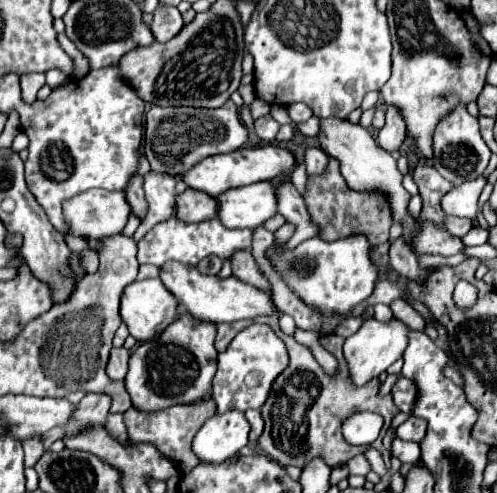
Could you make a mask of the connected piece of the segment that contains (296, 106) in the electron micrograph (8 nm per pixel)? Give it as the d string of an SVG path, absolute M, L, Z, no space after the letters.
M291 103L287 107L287 113L293 119L293 123L297 123L297 125L299 123L305 123L309 117L313 117L313 111L305 103Z

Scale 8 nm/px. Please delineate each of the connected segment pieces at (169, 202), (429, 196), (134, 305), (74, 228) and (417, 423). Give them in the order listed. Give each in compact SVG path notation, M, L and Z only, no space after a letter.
M147 173L145 175L145 197L149 203L149 217L141 221L141 225L133 234L135 242L141 241L149 229L157 223L163 223L177 215L177 191L175 191L175 177L161 175L161 173Z
M417 163L417 167L413 169L413 181L419 187L419 195L423 199L423 211L419 215L419 219L425 221L435 221L439 227L443 227L443 219L445 213L439 207L439 199L453 187L449 181L445 181L435 167L425 165L425 163Z
M161 279L133 281L121 297L121 319L137 341L153 339L177 317L177 303Z
M93 189L85 191L69 201L65 201L65 219L71 225L71 235L75 237L87 237L87 239L103 239L107 235L121 233L123 227L129 221L131 205L127 203L127 197L123 191L105 191L105 189Z
M409 417L405 423L401 423L395 433L399 439L403 441L421 441L423 435L425 435L425 429L427 429L427 423L423 419L417 419L417 417Z

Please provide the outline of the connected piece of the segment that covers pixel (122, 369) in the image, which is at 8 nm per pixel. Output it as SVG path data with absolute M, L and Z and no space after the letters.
M125 347L111 349L111 357L107 363L107 375L113 381L123 381L127 375L127 363L129 363L129 351Z

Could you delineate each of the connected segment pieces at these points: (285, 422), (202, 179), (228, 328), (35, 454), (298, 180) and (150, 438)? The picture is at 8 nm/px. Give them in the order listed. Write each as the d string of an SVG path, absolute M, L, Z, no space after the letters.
M265 315L265 317L257 317L257 321L259 319L265 319L273 327L273 331L281 337L281 341L287 345L287 351L289 351L289 367L287 367L287 371L283 371L275 379L275 383L269 391L269 397L261 407L261 415L263 415L263 421L265 421L265 429L259 437L261 449L281 465L303 467L305 459L315 459L315 457L325 459L325 463L331 468L346 464L349 459L364 453L365 446L354 446L346 443L343 433L341 433L343 421L347 417L351 417L351 413L373 411L373 413L379 413L385 419L385 425L383 425L381 437L371 447L375 447L383 453L387 469L391 469L391 453L383 447L381 439L383 439L383 433L387 431L387 427L391 425L393 415L399 409L393 403L391 395L387 395L387 397L377 395L379 379L371 379L369 383L365 383L361 387L357 387L351 381L351 375L343 369L345 367L345 357L343 357L345 337L337 337L337 335L321 337L321 345L325 349L329 349L335 357L339 357L339 363L341 363L341 373L335 379L331 379L321 369L321 365L315 361L315 357L311 355L311 351L307 347L299 345L293 337L285 335L279 329L279 317Z
M261 145L261 147L255 147L255 149L245 147L245 149L239 149L239 151L233 151L233 153L203 159L201 163L197 163L197 167L193 167L193 169L189 169L189 173L185 173L183 181L191 189L207 191L209 195L217 197L231 187L243 187L243 185L251 185L251 183L257 183L257 181L269 181L269 179L275 179L275 177L283 177L295 165L297 165L295 155L289 149L273 147L273 145Z
M237 321L237 323L223 323L217 327L217 337L215 337L215 349L217 351L223 351L227 347L227 343L243 329L243 321Z
M39 439L23 441L23 451L25 451L25 467L33 467L39 461L39 457L45 453Z
M299 163L297 169L293 169L291 181L293 181L295 189L297 189L301 195L307 191L307 173L305 173L305 165L303 165L303 163Z
M209 399L201 403L201 407L169 407L169 411L157 411L157 415L149 415L131 407L125 411L123 417L125 417L125 425L131 441L145 441L145 443L157 445L157 449L169 455L169 459L173 459L177 467L185 473L201 463L197 457L193 457L191 439L201 429L205 419L209 419L213 413L215 413L215 407L213 407L213 401Z

